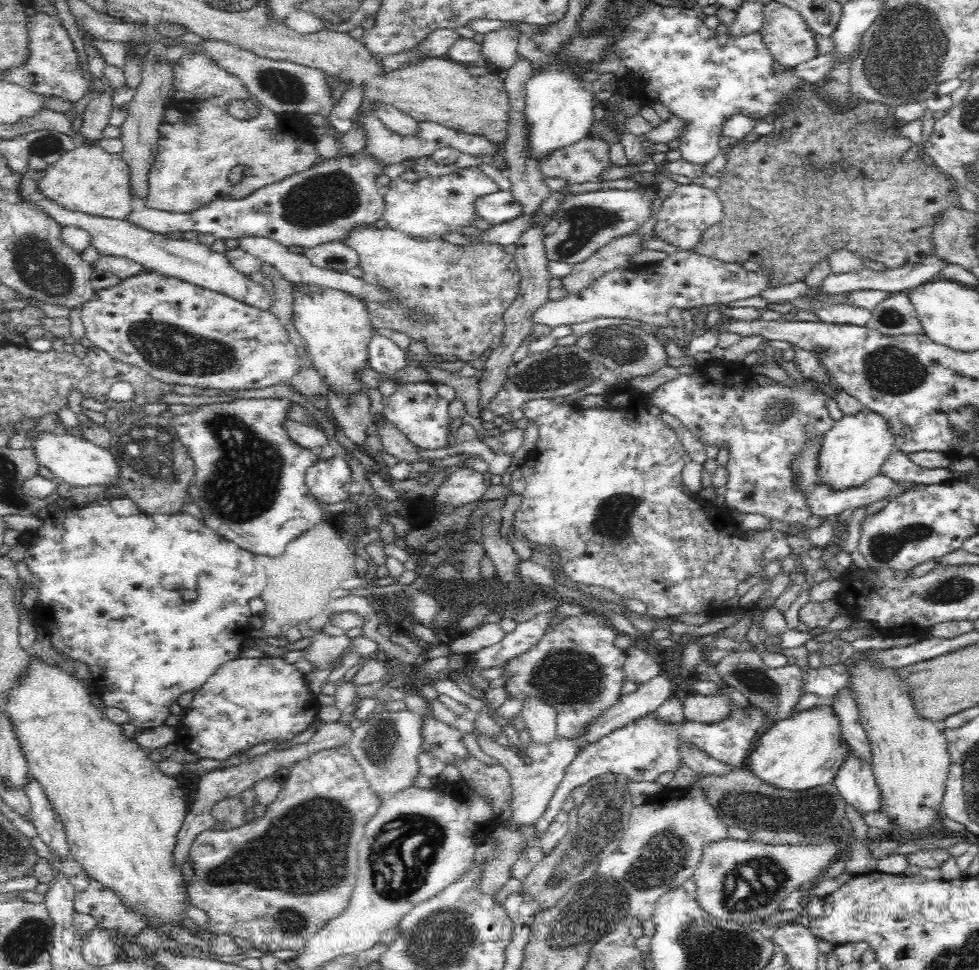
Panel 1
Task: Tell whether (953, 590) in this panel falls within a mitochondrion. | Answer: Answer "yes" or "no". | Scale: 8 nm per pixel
yes

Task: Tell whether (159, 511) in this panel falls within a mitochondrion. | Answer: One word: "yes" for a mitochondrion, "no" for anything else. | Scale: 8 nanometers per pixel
no

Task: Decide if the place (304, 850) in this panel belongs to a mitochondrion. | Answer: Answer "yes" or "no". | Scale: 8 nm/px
yes

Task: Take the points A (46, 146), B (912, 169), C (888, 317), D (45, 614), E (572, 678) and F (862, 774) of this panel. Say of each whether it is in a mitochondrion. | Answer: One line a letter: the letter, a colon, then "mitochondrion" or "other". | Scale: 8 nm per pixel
A: mitochondrion
B: other
C: mitochondrion
D: other
E: mitochondrion
F: other

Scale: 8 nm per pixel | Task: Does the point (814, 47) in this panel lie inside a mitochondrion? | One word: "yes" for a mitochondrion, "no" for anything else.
no

